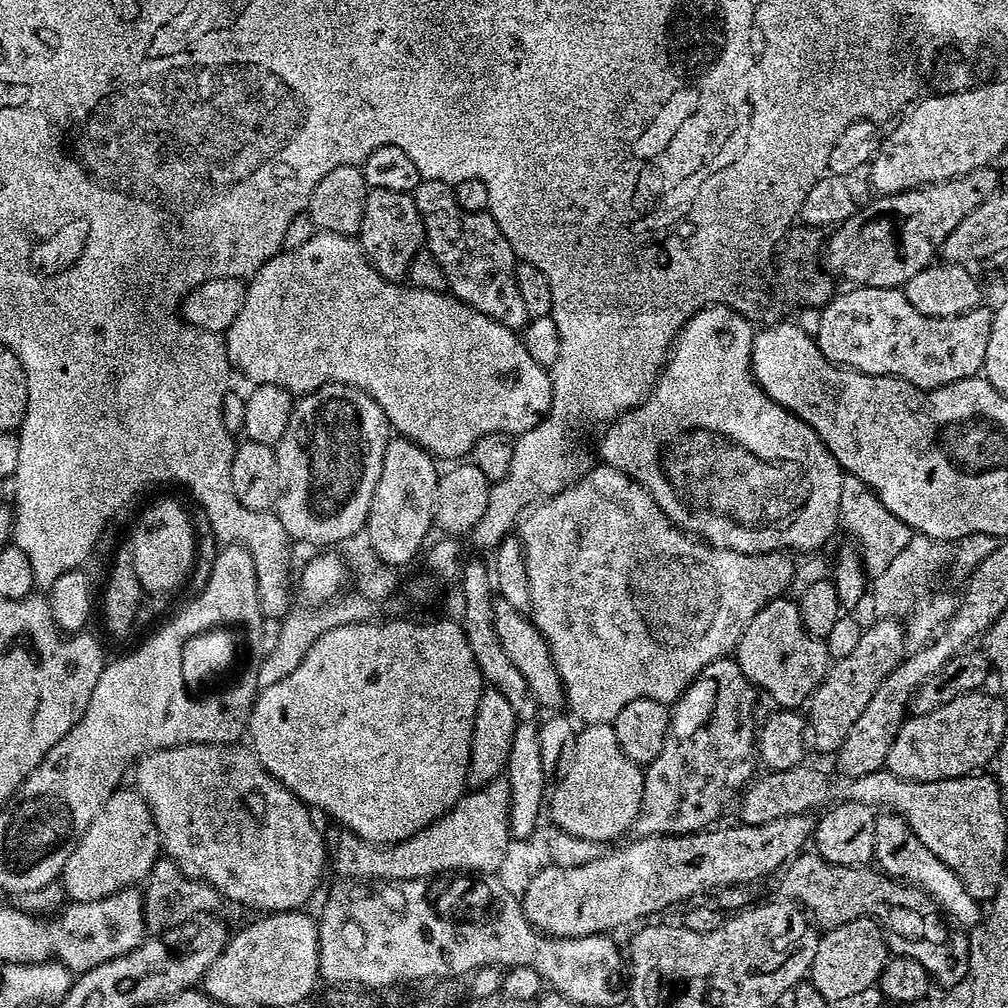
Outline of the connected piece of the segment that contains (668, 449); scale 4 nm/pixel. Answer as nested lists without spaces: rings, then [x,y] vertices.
[[[709,304],[707,308],[698,310],[681,326],[676,335],[676,341],[668,353],[668,358],[660,370],[660,376],[652,385],[647,396],[634,408],[620,413],[603,429],[604,437],[600,440],[599,459],[627,472],[632,479],[639,480],[643,488],[658,502],[659,506],[676,524],[697,534],[709,543],[717,543],[720,547],[732,547],[748,552],[772,552],[781,548],[801,548],[801,553],[812,554],[832,536],[836,523],[841,523],[842,486],[845,471],[834,458],[831,448],[827,448],[824,439],[819,436],[802,416],[795,416],[791,410],[784,408],[776,400],[768,397],[762,386],[752,373],[752,337],[754,335],[753,321],[736,312],[725,304]]]

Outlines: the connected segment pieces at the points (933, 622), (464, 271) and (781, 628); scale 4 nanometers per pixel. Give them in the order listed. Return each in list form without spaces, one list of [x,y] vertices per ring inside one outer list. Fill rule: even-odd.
[[[915,533],[906,547],[891,560],[880,574],[873,577],[874,584],[864,599],[856,603],[852,618],[861,628],[874,621],[889,619],[899,615],[900,611],[908,614],[904,618],[905,651],[914,653],[926,647],[944,628],[948,620],[958,611],[963,597],[959,591],[948,588],[934,588],[938,572],[952,558],[951,545],[945,540],[938,540],[925,533]]]
[[[421,179],[420,184],[410,194],[418,206],[418,214],[424,223],[424,242],[426,250],[438,258],[438,266],[442,266],[442,274],[446,274],[447,291],[462,302],[466,302],[474,310],[502,322],[502,326],[513,330],[523,330],[530,319],[522,294],[516,281],[516,265],[518,257],[510,246],[506,234],[498,230],[498,222],[494,222],[491,212],[471,212],[458,206],[452,193],[453,185],[444,184],[441,180]]]
[[[792,598],[770,600],[754,614],[750,626],[746,626],[740,635],[734,659],[741,671],[753,681],[764,680],[770,695],[785,696],[793,700],[788,701],[793,705],[803,705],[811,697],[830,667],[827,643],[805,628],[800,617],[800,605]]]

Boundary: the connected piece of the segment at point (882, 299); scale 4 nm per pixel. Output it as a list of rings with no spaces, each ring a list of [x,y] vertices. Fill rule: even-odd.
[[[852,286],[847,289],[849,292],[833,295],[827,304],[820,308],[820,321],[818,322],[818,334],[815,336],[817,346],[822,350],[822,354],[832,364],[838,364],[846,368],[852,368],[855,372],[865,372],[871,376],[897,376],[899,380],[907,380],[915,388],[927,390],[929,388],[941,388],[947,384],[958,382],[962,378],[970,378],[977,375],[983,369],[986,350],[990,346],[990,334],[992,333],[993,309],[981,306],[970,310],[961,316],[951,316],[950,318],[934,318],[914,310],[908,299],[904,297],[903,291],[899,288],[862,288]]]

